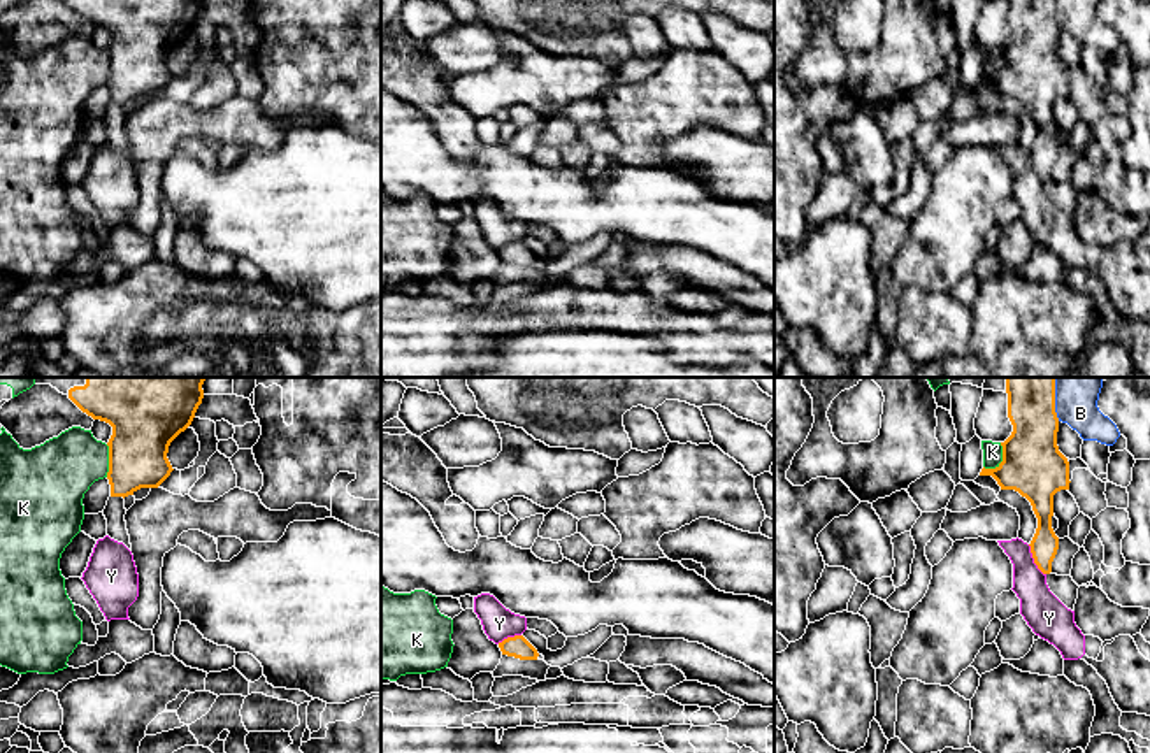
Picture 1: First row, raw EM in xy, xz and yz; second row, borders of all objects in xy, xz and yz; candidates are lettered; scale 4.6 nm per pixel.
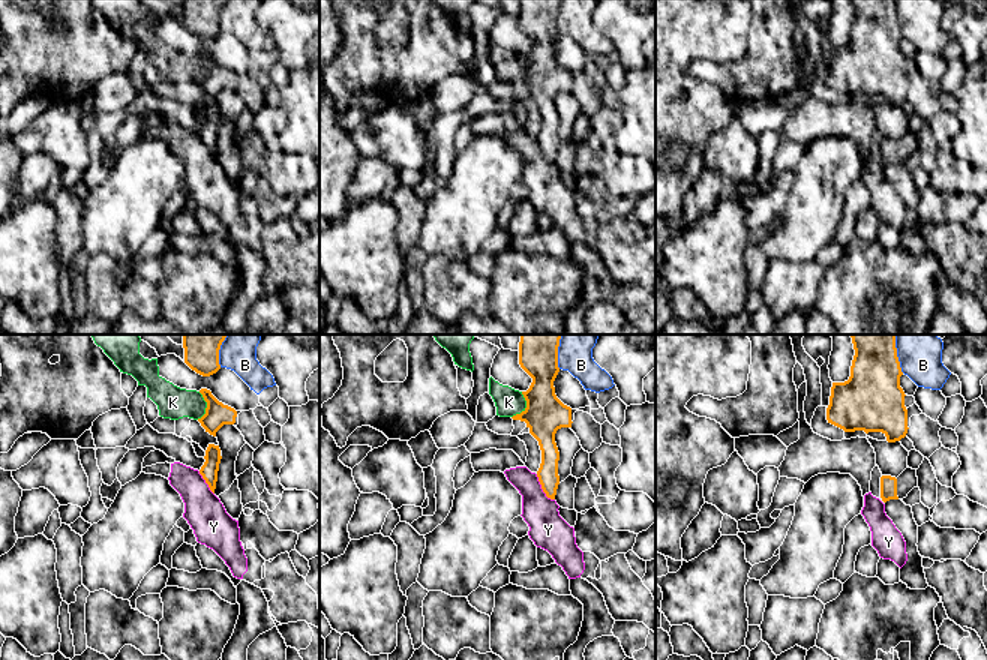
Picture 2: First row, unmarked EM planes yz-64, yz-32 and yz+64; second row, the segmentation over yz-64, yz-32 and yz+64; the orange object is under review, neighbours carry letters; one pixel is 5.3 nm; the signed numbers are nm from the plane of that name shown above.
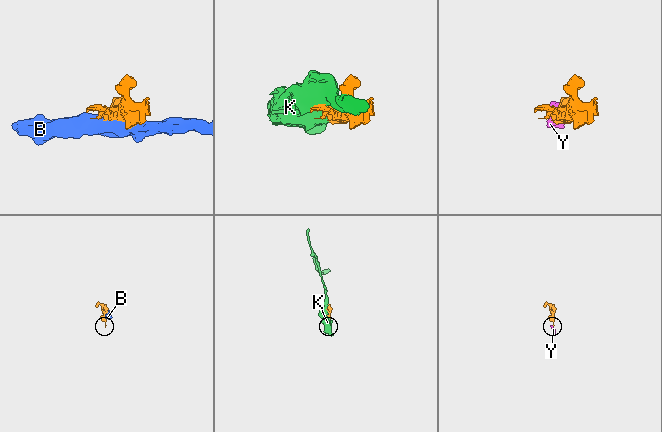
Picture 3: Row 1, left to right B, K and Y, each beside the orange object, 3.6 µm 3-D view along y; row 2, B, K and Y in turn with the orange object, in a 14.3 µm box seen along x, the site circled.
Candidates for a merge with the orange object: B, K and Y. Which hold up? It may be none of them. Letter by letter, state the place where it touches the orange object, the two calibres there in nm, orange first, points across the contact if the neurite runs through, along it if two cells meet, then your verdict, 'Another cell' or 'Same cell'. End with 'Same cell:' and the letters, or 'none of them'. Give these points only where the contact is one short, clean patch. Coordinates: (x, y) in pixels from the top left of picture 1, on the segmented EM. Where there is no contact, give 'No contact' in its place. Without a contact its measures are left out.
B: Touches orange at yz (1054, 399). Thickness 240 nm (orange) against 220 nm. Another cell
K: Touches orange at yz (1003, 460). Thickness 280 nm (orange) against 100 nm. Another cell
Y: Touches orange at yz (1034, 560). Thickness 130 nm (orange) against 180 nm. Boundary: yz (1027, 545), (1033, 562), (1045, 574). Another cell
Same cell: none of them

